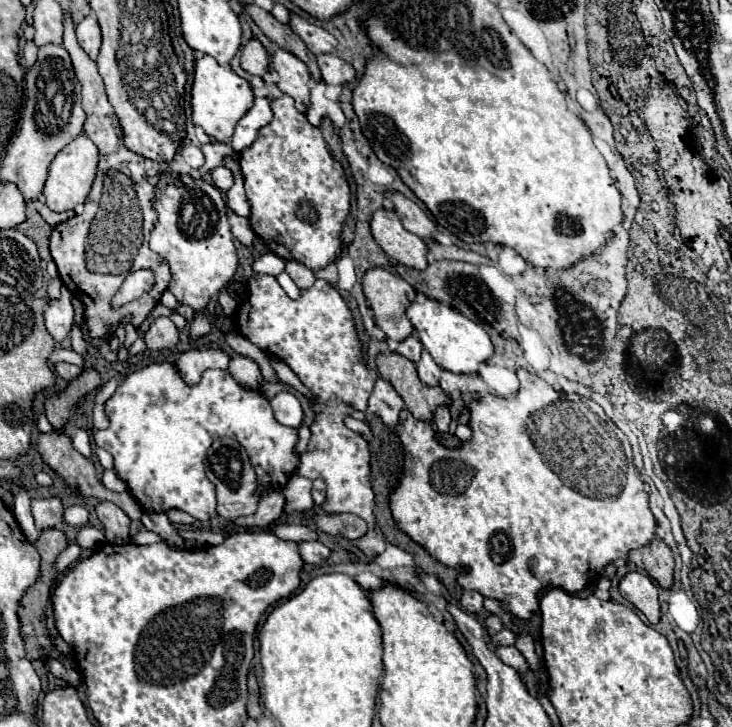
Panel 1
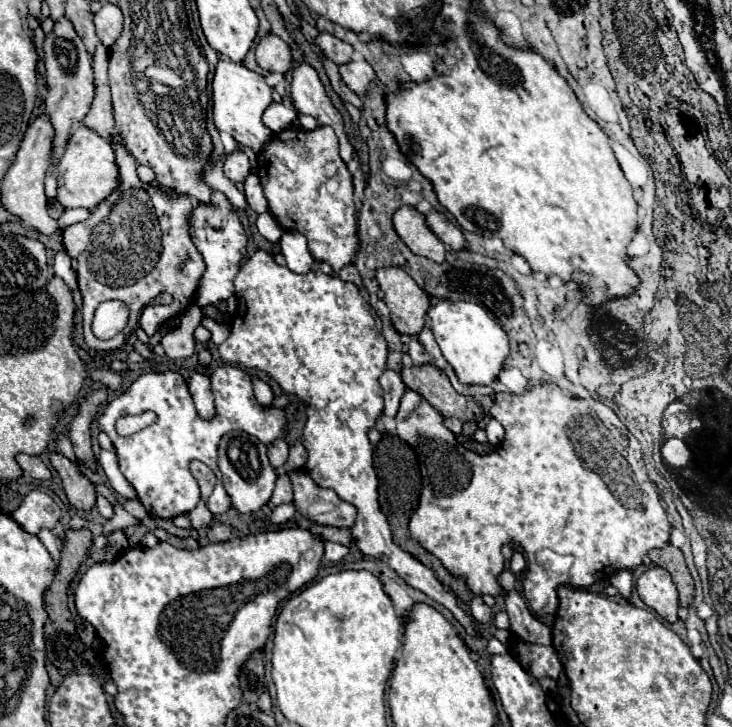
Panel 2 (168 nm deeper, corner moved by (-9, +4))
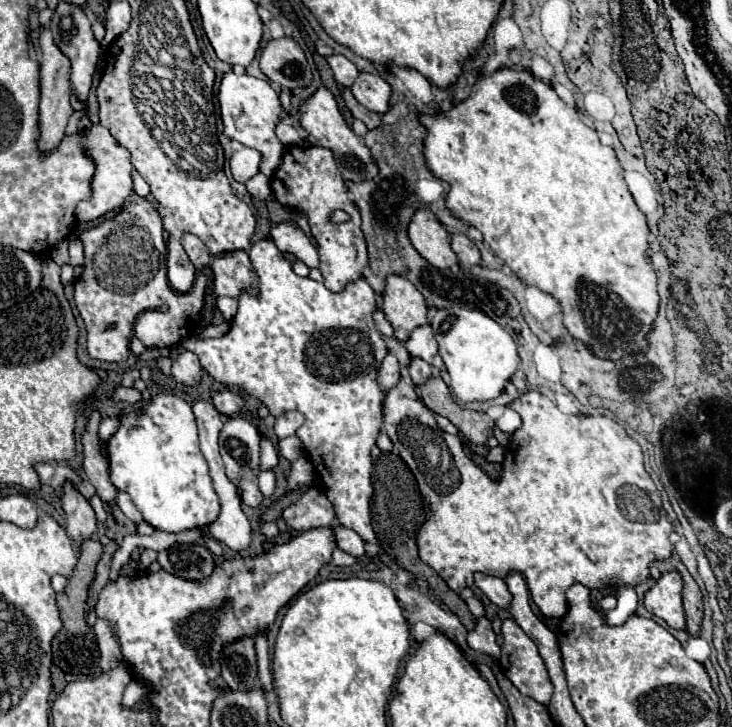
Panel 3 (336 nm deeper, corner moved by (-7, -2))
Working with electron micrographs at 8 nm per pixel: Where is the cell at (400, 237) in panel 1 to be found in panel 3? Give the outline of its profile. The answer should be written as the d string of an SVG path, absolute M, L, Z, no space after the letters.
M418 209L408 227L410 243L434 267L448 269L458 263L456 253L450 249L450 235L442 223L426 209Z

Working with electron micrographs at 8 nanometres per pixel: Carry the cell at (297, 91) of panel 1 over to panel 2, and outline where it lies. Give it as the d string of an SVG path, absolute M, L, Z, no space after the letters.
M302 63L298 69L294 69L290 97L298 113L312 115L320 127L330 125L336 131L336 137L340 139L340 157L348 163L354 157L354 147L344 131L344 119L328 99L316 69L308 63Z

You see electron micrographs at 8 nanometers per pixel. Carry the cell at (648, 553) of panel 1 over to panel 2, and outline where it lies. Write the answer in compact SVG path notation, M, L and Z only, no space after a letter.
M666 545L664 549L652 549L648 553L648 557L654 565L664 567L672 575L672 579L678 587L678 593L680 593L680 605L684 609L688 609L688 605L694 599L694 581L692 581L688 567L686 567L682 551L672 547L672 545Z

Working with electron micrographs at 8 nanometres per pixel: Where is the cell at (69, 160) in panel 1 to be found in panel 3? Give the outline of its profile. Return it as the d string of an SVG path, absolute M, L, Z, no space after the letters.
M92 125L90 133L82 137L82 147L86 155L90 155L90 159L94 161L94 175L90 181L92 195L90 199L84 199L76 205L74 215L80 221L94 221L104 213L120 207L124 199L132 193L132 177L130 177L132 163L130 163L130 153L122 145L118 145L116 139L110 135L110 131L104 129L102 125Z

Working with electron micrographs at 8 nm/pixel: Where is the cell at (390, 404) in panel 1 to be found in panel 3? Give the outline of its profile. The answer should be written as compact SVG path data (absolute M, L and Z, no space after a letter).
M388 353L388 355L384 357L384 361L382 361L380 371L378 371L378 385L382 387L382 391L390 391L398 381L400 381L398 359Z

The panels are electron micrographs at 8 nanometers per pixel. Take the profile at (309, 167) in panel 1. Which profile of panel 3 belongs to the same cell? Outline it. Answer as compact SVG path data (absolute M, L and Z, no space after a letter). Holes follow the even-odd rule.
M314 145L286 147L282 163L270 177L270 187L280 205L296 209L308 217L310 231L320 247L318 249L320 253L318 269L324 277L324 285L330 291L342 291L346 283L360 279L362 269L368 265L366 243L364 243L364 235L360 229L360 213L354 207L354 203L348 199L348 191L334 163L332 151L324 147L314 147ZM336 209L346 211L350 219L344 223L334 223L332 213Z

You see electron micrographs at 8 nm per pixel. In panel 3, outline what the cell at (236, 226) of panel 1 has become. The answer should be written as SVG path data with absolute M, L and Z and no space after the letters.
M132 171L132 181L134 181L134 191L140 197L148 197L150 195L150 185L144 181L144 177L138 171Z

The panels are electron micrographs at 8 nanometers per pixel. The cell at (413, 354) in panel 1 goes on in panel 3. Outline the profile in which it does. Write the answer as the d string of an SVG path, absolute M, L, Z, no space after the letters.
M414 357L414 359L410 361L408 369L410 369L410 377L412 377L414 385L424 383L424 381L432 375L432 365L428 365L426 361L422 361L422 359L418 359L418 357Z

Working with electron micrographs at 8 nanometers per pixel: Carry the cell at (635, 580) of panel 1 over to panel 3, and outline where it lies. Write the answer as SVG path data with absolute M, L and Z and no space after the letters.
M662 573L652 589L644 595L644 607L664 619L674 629L684 629L682 609L682 579L678 573Z

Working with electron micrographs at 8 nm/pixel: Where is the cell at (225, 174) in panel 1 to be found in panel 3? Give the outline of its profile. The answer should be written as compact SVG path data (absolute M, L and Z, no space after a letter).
M242 147L230 157L230 173L238 183L246 183L250 177L258 173L260 165L260 153L250 147Z

